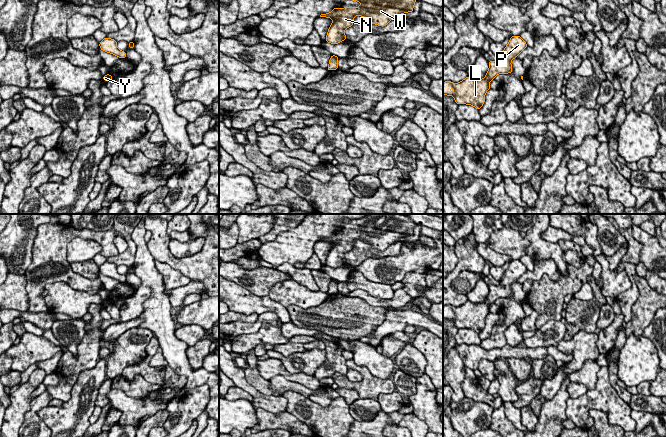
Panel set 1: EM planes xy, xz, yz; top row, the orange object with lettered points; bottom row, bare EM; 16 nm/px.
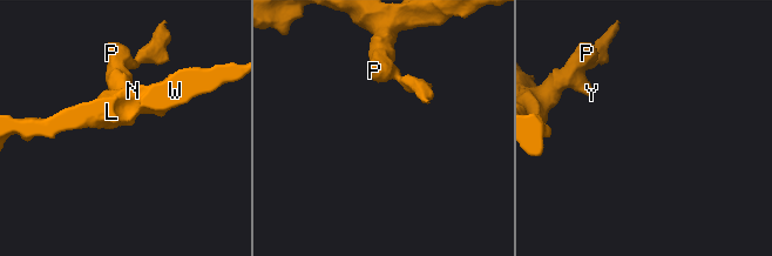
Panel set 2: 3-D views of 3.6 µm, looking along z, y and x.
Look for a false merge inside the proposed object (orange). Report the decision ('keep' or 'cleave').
keep

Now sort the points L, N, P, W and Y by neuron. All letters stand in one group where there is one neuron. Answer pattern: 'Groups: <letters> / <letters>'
Groups: L N P W Y

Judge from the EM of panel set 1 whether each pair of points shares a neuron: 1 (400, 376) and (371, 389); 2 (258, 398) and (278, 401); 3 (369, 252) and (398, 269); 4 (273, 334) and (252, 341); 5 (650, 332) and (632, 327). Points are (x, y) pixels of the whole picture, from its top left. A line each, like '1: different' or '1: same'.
1: different
2: same
3: different
4: same
5: different

